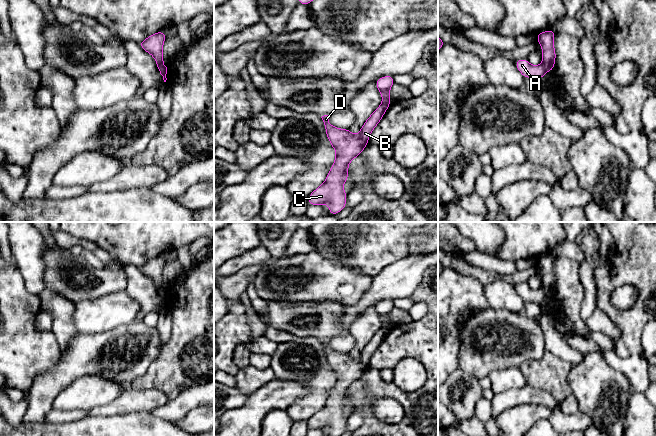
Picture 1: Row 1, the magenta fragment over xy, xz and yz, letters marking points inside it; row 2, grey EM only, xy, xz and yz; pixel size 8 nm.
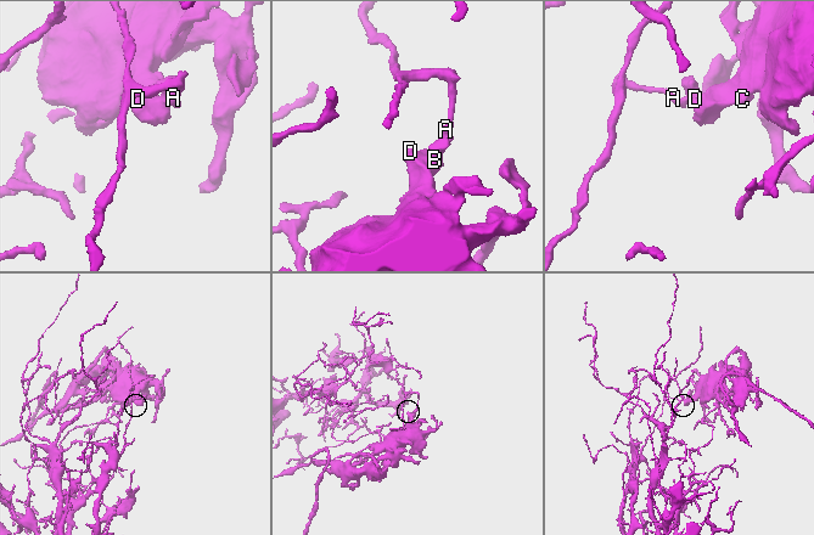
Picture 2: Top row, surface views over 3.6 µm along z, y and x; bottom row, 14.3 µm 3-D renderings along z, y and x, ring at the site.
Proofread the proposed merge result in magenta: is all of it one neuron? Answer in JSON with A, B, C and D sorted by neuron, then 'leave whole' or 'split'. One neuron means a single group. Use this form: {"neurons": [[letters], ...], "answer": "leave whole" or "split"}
{"neurons": [["A"], ["B", "C", "D"]], "answer": "split"}

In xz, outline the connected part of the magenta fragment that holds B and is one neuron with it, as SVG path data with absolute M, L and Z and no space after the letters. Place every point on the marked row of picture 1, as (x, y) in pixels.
M381 104L369 116L358 135L349 129L340 129L329 123L329 115L322 116L326 135L336 152L336 159L325 182L308 196L308 205L329 204L329 214L336 215L346 207L347 193L343 184L348 180L348 165L365 149L369 136L378 125L389 105Z

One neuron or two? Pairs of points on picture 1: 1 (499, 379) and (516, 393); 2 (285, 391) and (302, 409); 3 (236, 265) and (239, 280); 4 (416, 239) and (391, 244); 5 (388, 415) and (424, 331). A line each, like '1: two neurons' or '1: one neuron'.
1: two neurons
2: two neurons
3: two neurons
4: two neurons
5: two neurons

